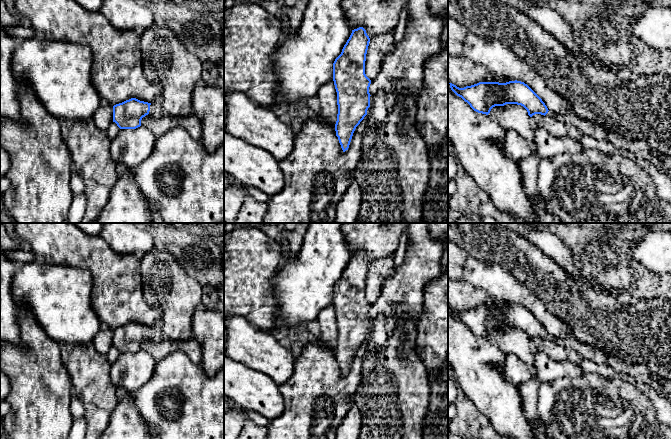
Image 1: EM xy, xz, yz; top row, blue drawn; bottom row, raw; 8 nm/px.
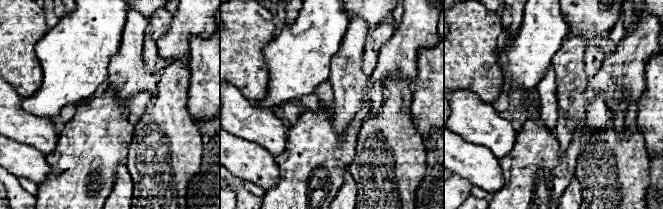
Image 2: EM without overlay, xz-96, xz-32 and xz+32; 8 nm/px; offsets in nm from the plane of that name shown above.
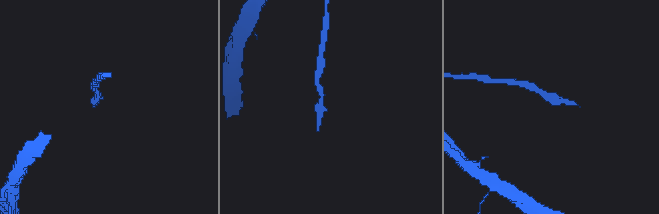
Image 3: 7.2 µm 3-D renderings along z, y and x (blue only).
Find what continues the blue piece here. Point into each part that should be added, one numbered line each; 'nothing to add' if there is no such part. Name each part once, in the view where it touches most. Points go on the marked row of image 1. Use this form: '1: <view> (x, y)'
1: xz (377, 113)

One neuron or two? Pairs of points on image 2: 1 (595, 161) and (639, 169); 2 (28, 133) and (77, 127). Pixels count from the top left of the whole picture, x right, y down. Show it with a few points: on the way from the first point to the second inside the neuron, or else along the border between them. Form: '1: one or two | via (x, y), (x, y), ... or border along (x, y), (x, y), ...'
1: one | via (606, 168), (628, 169)
2: two | border along (60, 127), (57, 145), (51, 151)

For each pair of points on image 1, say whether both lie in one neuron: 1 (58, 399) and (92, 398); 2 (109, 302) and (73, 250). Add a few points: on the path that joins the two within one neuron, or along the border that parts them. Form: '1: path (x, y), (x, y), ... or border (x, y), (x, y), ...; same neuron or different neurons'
1: border (67, 372), (73, 395); different neurons
2: path (109, 288), (109, 281), (87, 259); same neuron

